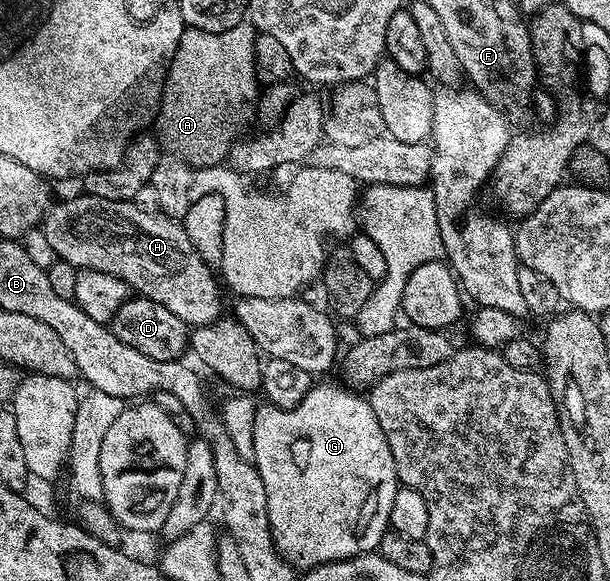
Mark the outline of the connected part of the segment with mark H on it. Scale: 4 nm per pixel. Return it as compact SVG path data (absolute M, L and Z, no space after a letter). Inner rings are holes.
M78 195L72 201L52 204L41 230L56 258L80 269L92 269L121 279L138 296L169 307L189 327L219 320L223 312L220 282L202 261L178 221L158 212L146 213L130 201L106 201Z

